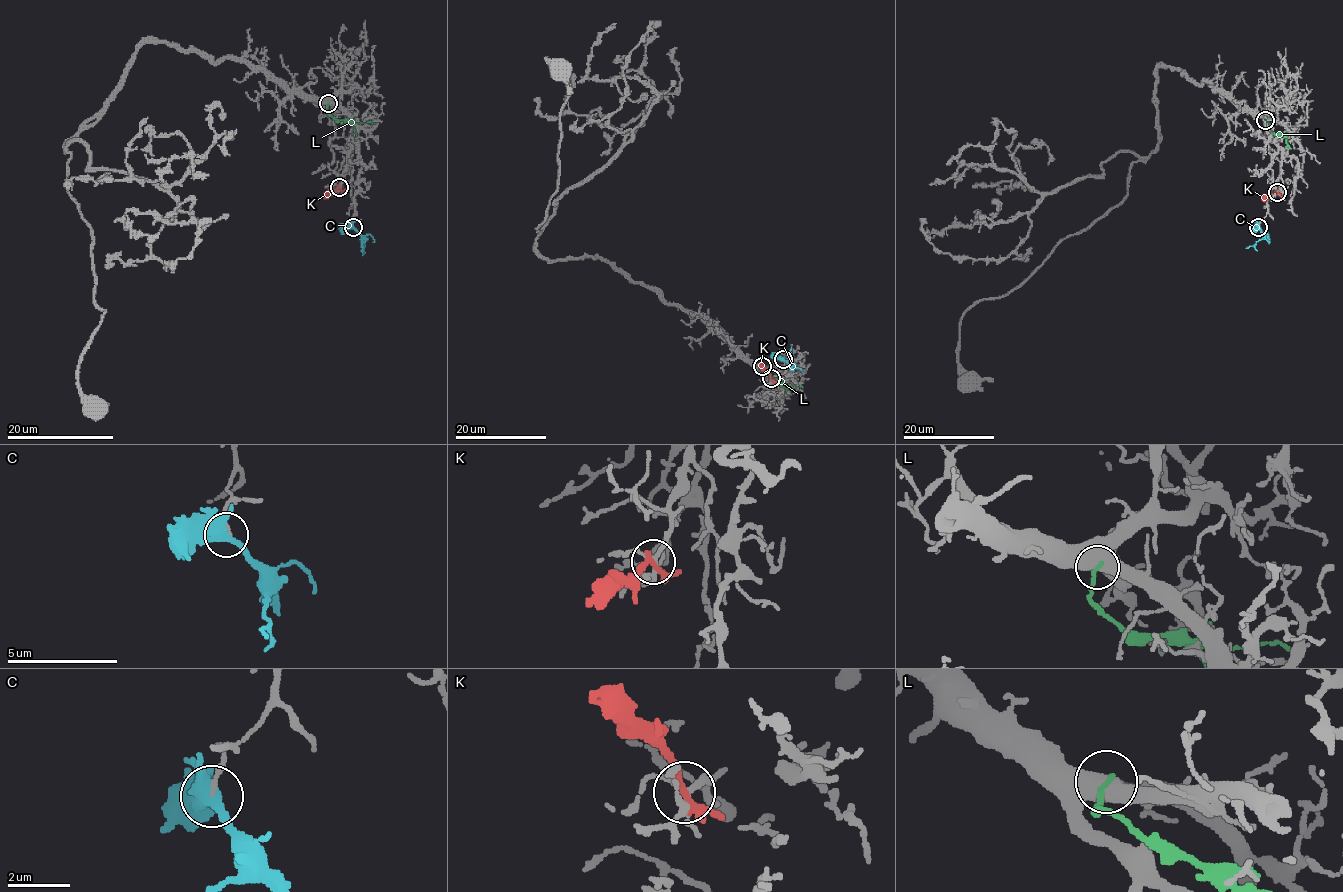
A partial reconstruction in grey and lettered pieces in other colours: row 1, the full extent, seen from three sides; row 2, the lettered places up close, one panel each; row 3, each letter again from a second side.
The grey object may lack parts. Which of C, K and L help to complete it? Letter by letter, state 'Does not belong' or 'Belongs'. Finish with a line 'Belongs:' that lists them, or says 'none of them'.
C: Does not belong
K: Does not belong
L: Does not belong
Belongs: none of them

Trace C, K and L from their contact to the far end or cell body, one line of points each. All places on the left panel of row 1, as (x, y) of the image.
C: (353, 227), (361, 236), (362, 252)
K: (338, 187), (322, 198)
L: (328, 104), (326, 110), (338, 120), (375, 124)

